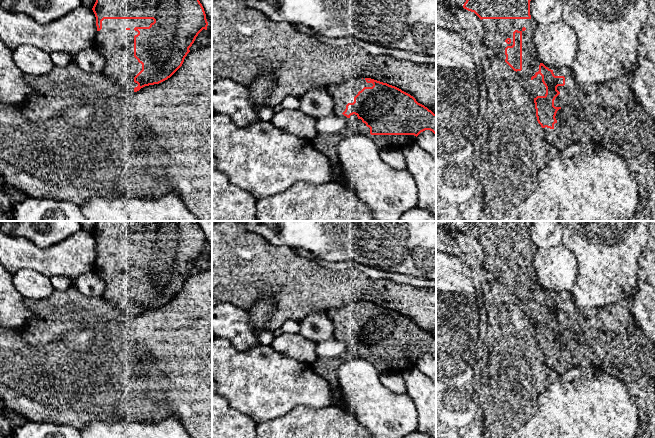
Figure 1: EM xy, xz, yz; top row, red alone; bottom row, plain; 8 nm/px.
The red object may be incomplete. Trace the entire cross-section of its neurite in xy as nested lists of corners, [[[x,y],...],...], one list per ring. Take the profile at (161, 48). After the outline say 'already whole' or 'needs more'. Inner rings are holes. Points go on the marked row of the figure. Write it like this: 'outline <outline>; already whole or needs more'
outline [[[96,0],[92,10],[96,17],[97,26],[95,47],[106,60],[103,73],[118,81],[120,86],[128,92],[137,92],[145,86],[159,84],[170,78],[182,66],[185,57],[190,52],[189,48],[198,34],[203,29],[207,30],[208,26],[204,8],[199,0]]]; needs more

